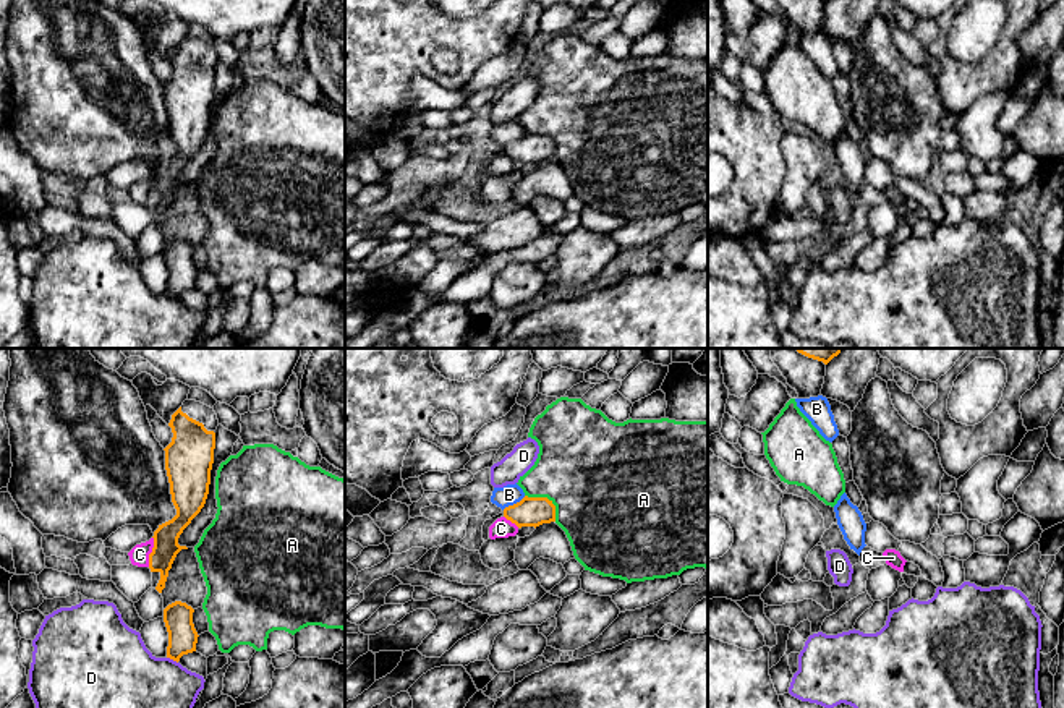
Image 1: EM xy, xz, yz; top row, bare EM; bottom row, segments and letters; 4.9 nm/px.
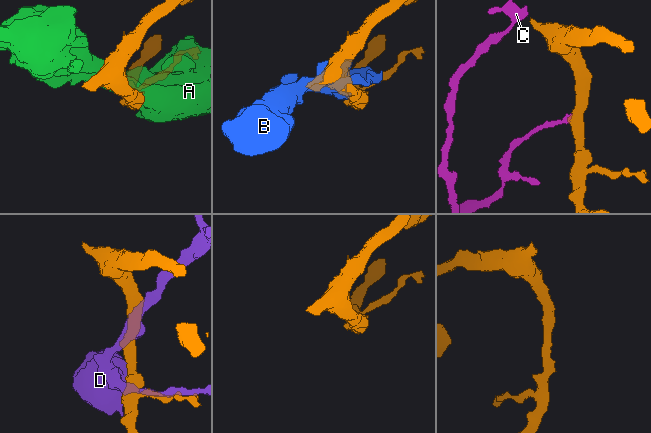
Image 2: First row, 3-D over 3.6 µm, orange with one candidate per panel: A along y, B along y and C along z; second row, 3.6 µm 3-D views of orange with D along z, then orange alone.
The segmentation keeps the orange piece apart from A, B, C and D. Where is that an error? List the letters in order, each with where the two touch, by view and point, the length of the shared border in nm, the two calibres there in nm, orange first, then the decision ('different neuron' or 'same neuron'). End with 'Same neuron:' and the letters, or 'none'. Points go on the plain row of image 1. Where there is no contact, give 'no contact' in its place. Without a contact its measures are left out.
A: xz (548, 136) | 200 nm | 140/480 nm | different neuron
B: xz (514, 141) | 140 nm | 140/100 nm | different neuron
C: xy (153, 188) | 150 nm | 130/100 nm | different neuron
D: xy (172, 295) | 70 nm | 140/460 nm | different neuron
Same neuron: none

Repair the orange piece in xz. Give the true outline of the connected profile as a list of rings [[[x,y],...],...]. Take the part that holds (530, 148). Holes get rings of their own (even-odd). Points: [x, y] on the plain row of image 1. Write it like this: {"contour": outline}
{"contour": [[[528,134],[504,146],[504,154],[521,164],[539,164],[555,159],[555,143],[547,134]]]}

